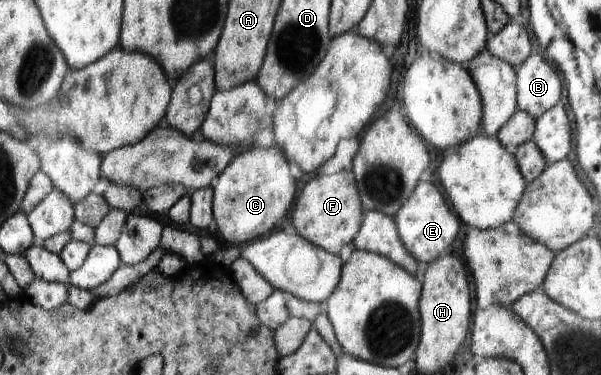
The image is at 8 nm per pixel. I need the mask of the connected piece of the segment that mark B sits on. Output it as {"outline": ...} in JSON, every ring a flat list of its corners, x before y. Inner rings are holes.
{"outline":[[538,52,530,54,522,63,522,66,516,71,517,76,517,108,527,112,534,120,542,116,544,112,550,110,562,96,562,82,552,68,552,64,548,64,548,60,544,60]]}

